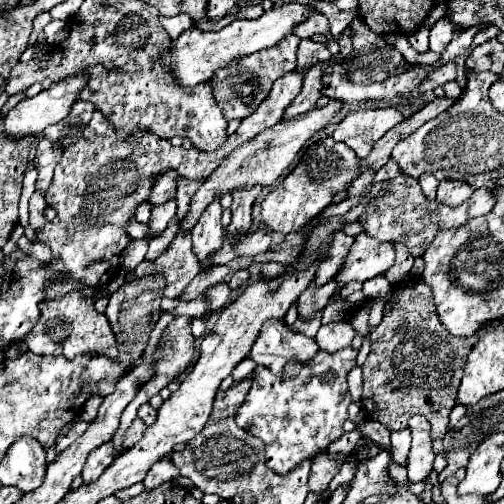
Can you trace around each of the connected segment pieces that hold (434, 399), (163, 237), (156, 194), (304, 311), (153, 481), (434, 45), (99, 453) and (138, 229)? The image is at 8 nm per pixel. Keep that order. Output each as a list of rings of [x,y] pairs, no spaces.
[[[423,281],[417,285],[399,285],[397,299],[387,311],[389,313],[375,331],[369,331],[367,325],[357,327],[359,335],[371,337],[371,353],[363,363],[363,405],[369,419],[383,423],[389,431],[405,429],[411,415],[425,415],[431,423],[435,471],[441,473],[447,467],[443,437],[449,427],[449,413],[457,403],[457,387],[463,377],[465,357],[477,343],[477,335],[449,335],[437,317],[433,291]]]
[[[173,219],[163,233],[159,233],[157,237],[153,237],[153,239],[149,241],[149,251],[147,251],[145,259],[147,259],[147,261],[151,261],[151,259],[155,261],[155,259],[159,257],[159,253],[163,253],[163,251],[169,247],[169,243],[173,241],[173,237],[177,235],[177,229],[179,229],[179,221]]]
[[[171,169],[161,171],[161,177],[157,177],[157,181],[153,181],[153,193],[149,193],[149,203],[159,205],[169,199],[175,199],[177,177],[179,177],[177,171],[171,171]]]
[[[329,281],[323,287],[315,287],[313,283],[301,293],[299,301],[299,317],[301,319],[311,319],[315,317],[319,311],[323,311],[329,303],[329,297],[337,291],[337,283]]]
[[[161,459],[155,463],[155,467],[149,469],[142,483],[146,489],[154,489],[162,483],[175,481],[177,477],[179,477],[179,469],[169,459]]]
[[[439,19],[433,27],[431,27],[431,37],[429,37],[429,47],[435,53],[441,53],[449,41],[453,39],[453,23],[449,23],[447,19]]]
[[[107,443],[107,445],[101,445],[97,447],[89,457],[87,457],[87,463],[83,467],[83,483],[89,483],[89,481],[97,481],[99,475],[113,463],[113,459],[117,457],[117,453],[113,453],[113,443]]]
[[[135,219],[130,221],[126,226],[126,232],[132,239],[144,238],[149,231],[149,226],[144,223],[139,223]]]

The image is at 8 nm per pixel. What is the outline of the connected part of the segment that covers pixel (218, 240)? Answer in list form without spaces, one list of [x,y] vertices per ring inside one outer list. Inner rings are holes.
[[[213,201],[209,205],[209,209],[203,211],[199,223],[191,231],[193,253],[197,255],[197,259],[201,263],[201,271],[207,271],[213,267],[209,257],[223,247],[225,229],[221,225],[221,213],[223,213],[223,209],[221,209],[219,201]]]

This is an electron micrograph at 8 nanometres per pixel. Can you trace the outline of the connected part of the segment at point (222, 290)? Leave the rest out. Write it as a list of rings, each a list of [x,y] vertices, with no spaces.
[[[219,283],[219,285],[213,285],[211,289],[207,289],[207,301],[209,301],[211,311],[225,309],[225,305],[229,303],[229,293],[231,293],[231,289],[225,283]]]

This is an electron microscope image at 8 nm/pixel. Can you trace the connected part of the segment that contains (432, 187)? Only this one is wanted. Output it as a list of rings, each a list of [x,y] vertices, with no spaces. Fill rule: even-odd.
[[[423,173],[423,175],[419,177],[419,185],[421,185],[425,197],[433,201],[433,199],[435,199],[435,193],[437,193],[437,185],[439,185],[439,181],[437,181],[431,173]]]

